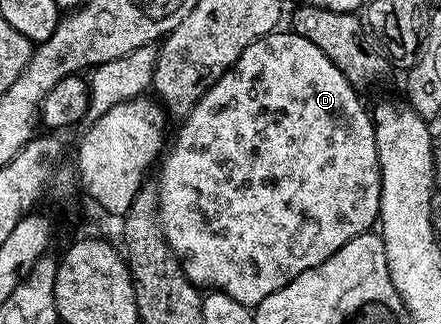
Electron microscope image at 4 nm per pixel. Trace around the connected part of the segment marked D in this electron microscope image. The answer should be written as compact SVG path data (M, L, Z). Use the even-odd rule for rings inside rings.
M289 29L275 30L272 35L257 39L221 77L211 85L200 97L200 101L181 120L182 128L178 136L169 144L164 158L161 160L162 172L158 175L156 190L158 193L158 222L162 224L162 232L174 255L182 262L184 273L192 282L202 289L213 289L228 293L240 305L248 308L257 307L264 297L276 293L276 289L284 289L300 273L318 267L332 253L336 253L352 237L365 235L370 226L378 223L380 209L380 165L376 153L376 137L374 121L368 107L362 104L359 92L340 73L336 65L312 41L296 37Z

